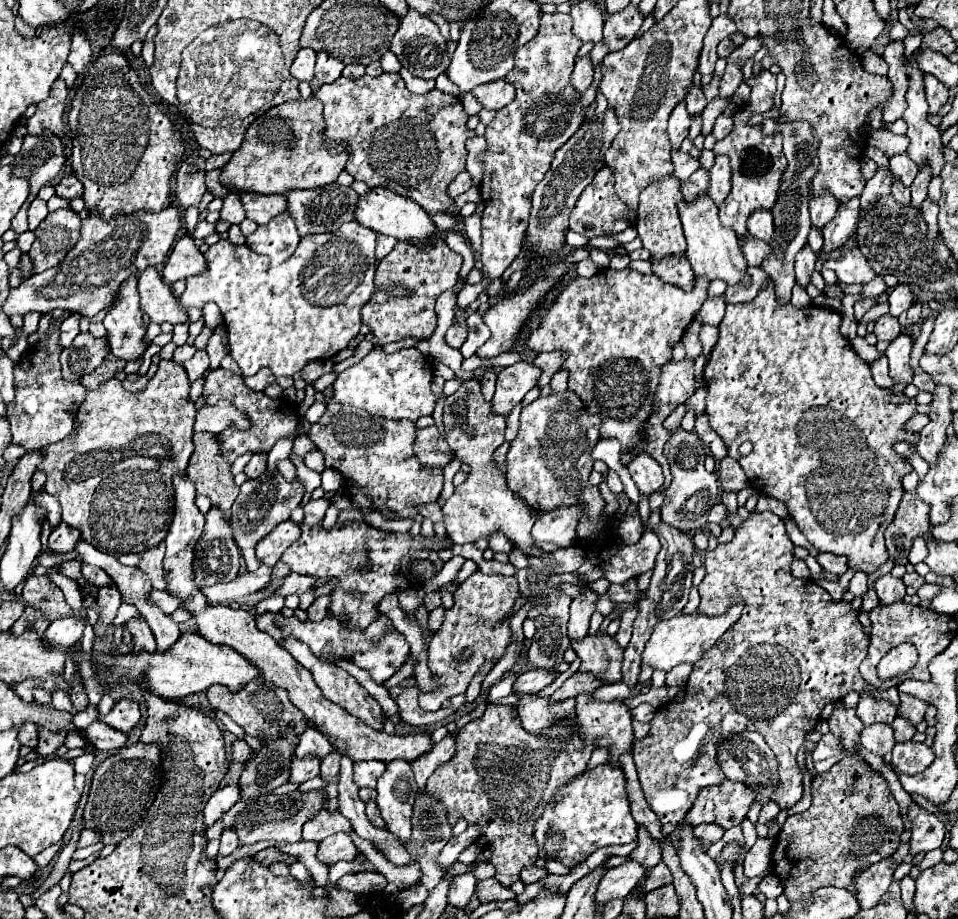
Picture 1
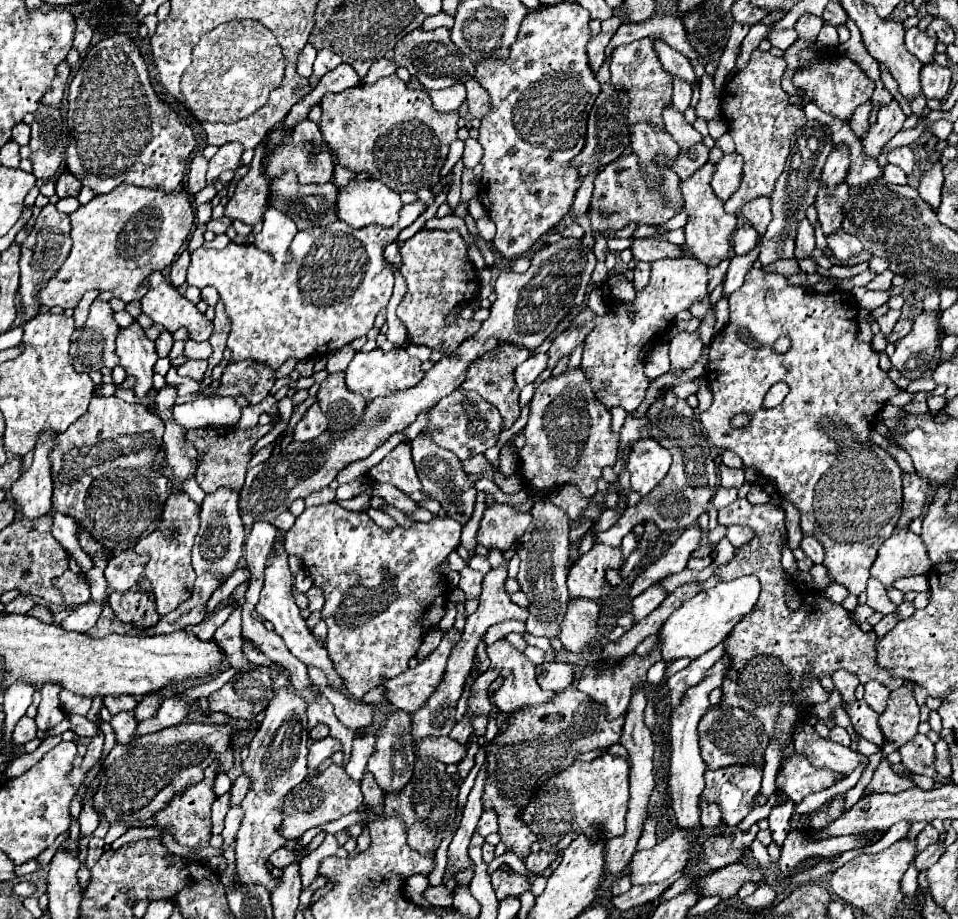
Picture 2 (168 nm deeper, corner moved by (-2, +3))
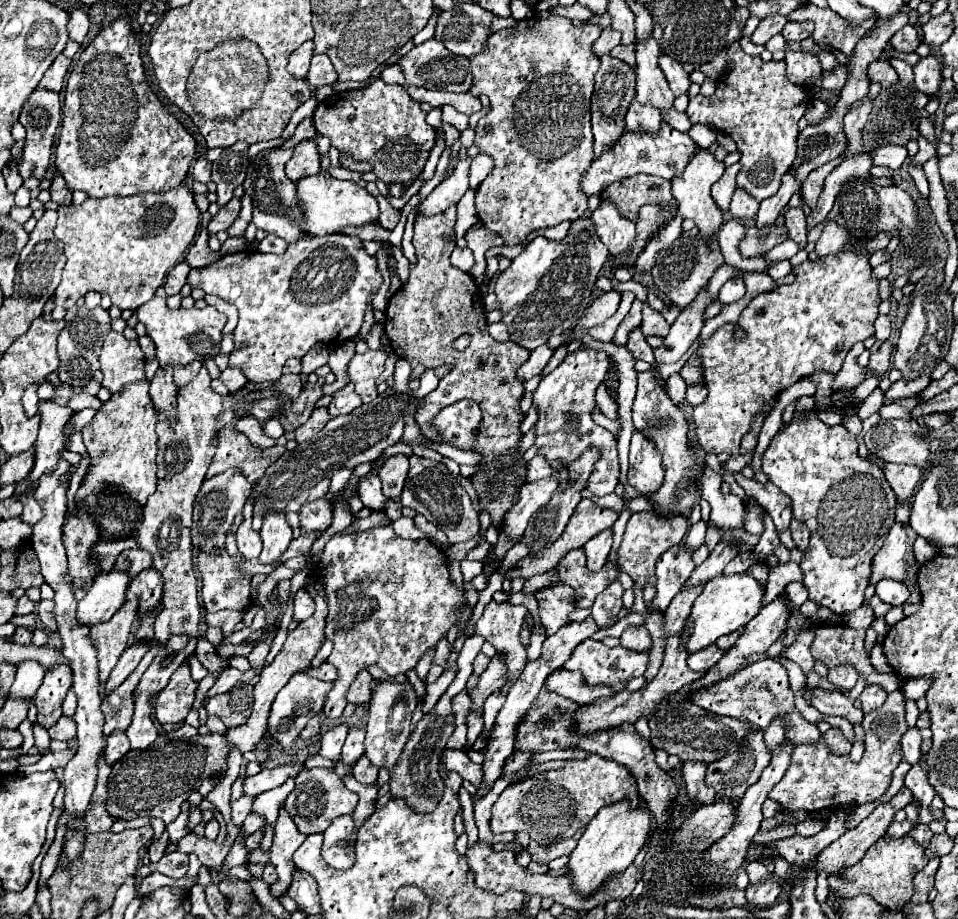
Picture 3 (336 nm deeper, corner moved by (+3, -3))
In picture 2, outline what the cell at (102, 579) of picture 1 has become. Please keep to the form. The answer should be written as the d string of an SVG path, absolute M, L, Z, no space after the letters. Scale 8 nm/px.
M53 512L53 526L51 528L53 537L61 543L67 553L83 572L89 572L93 568L93 560L89 558L79 546L77 538L77 523L73 518Z

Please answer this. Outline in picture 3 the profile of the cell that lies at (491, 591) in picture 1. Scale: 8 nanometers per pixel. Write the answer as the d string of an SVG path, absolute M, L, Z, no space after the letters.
M362 670L356 680L350 684L348 692L346 692L346 702L352 702L352 704L368 704L368 698L370 698L370 682L372 682L372 676L368 674L368 670Z

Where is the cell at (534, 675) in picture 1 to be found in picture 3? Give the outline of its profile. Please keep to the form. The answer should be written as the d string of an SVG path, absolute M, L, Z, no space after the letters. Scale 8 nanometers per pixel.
M564 668L552 672L544 686L550 692L556 692L564 698L570 698L570 700L578 702L578 704L592 704L600 698L612 698L616 694L616 692L612 692L610 686L604 686L604 684L588 686L580 672L568 672Z

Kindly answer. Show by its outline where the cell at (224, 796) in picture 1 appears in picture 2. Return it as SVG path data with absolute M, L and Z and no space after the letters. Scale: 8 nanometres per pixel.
M239 776L233 784L231 784L231 790L229 790L229 806L239 806L241 804L241 800L243 800L243 796L245 796L245 792L247 792L247 788L249 788L249 778L247 776Z

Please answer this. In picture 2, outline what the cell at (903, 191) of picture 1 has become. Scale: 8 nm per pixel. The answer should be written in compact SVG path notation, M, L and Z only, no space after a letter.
M887 164L883 178L887 184L907 184L907 176L901 172L901 168L897 168L893 164Z

